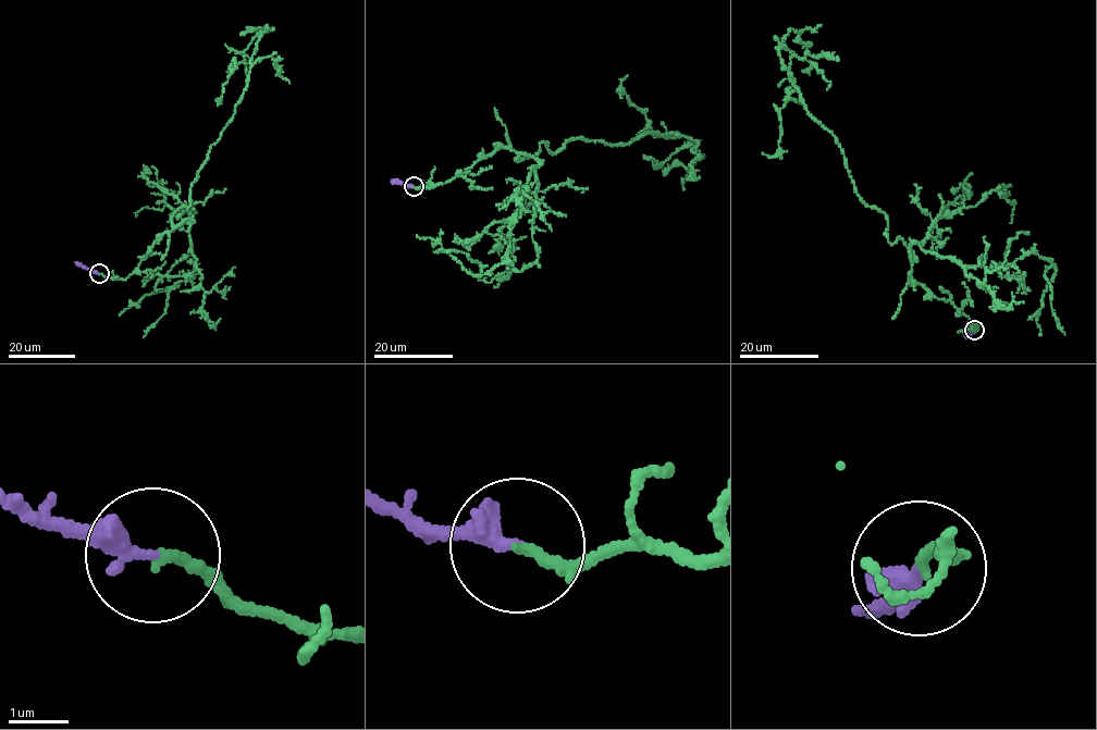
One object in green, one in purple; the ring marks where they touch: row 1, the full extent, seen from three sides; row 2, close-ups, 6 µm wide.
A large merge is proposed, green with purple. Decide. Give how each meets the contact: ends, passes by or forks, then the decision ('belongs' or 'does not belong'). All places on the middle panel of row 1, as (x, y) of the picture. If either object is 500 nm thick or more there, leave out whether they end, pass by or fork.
green ends; purple ends; belongs

